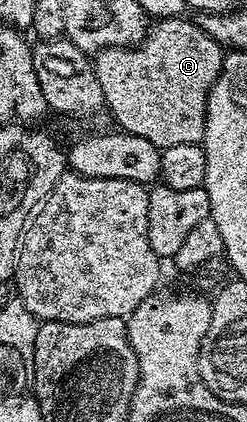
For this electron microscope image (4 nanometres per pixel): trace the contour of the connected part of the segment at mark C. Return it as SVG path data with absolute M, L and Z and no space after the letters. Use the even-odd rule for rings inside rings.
M177 16L153 21L149 25L148 35L140 41L139 46L106 48L94 58L98 84L102 84L104 106L120 125L117 127L123 133L150 140L150 144L161 151L174 148L174 144L203 143L208 93L224 67L225 47L215 42L195 21L187 22L186 19Z

